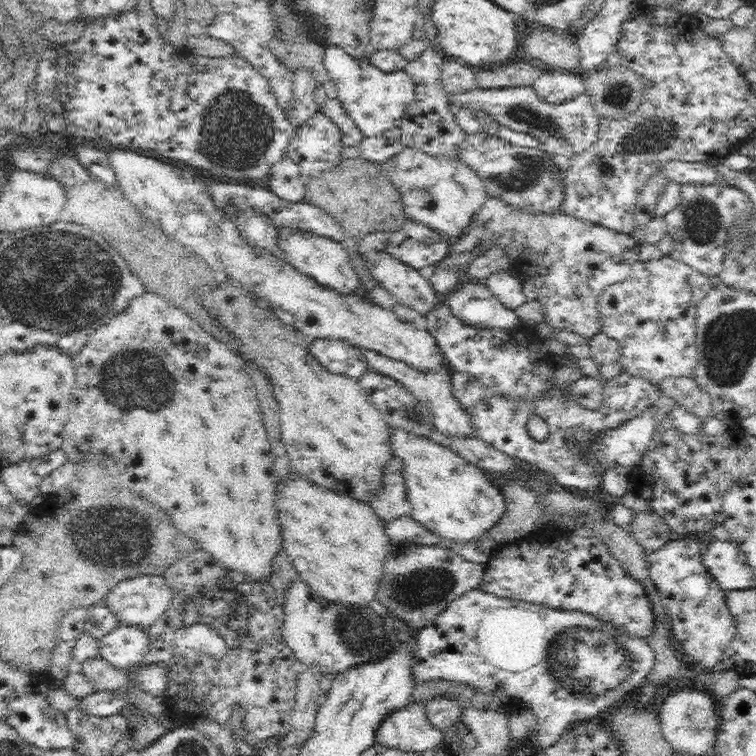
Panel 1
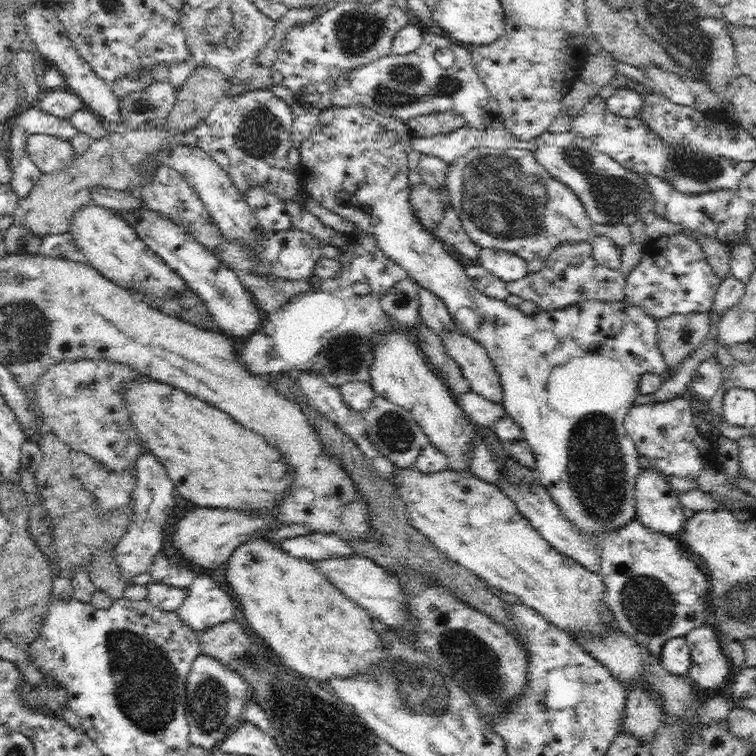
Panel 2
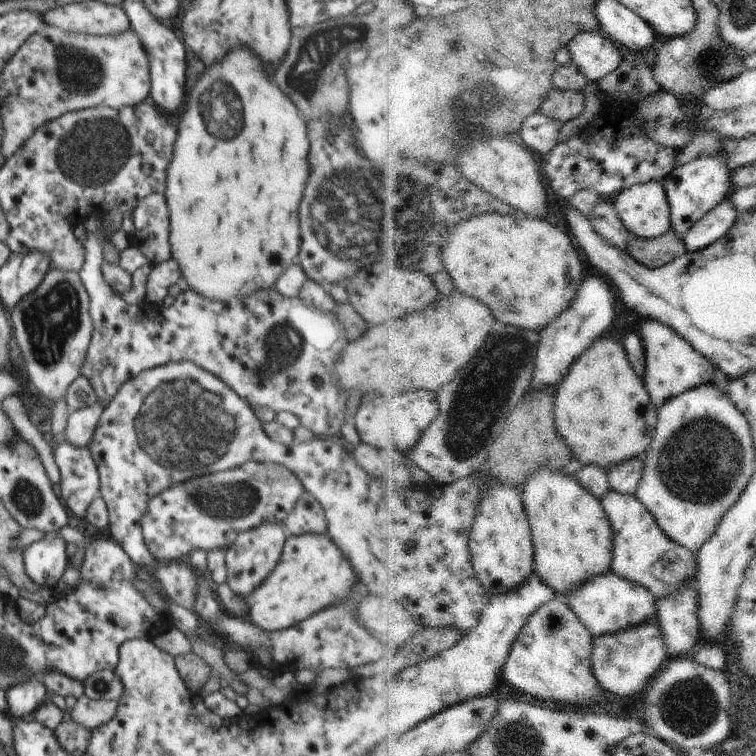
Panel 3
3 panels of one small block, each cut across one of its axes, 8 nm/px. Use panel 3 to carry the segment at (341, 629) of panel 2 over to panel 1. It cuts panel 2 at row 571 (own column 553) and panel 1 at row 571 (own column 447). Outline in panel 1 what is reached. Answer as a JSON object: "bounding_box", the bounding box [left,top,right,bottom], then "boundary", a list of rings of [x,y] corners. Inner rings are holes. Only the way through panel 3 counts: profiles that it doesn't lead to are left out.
{"bounding_box":[60,291,283,580],"boundary":[[[144,291],[141,296],[133,298],[134,307],[126,308],[124,312],[116,314],[110,318],[110,324],[100,326],[94,330],[92,336],[87,336],[82,350],[71,358],[73,366],[74,386],[70,397],[69,422],[63,432],[63,443],[60,449],[65,454],[66,460],[73,463],[89,462],[106,464],[107,472],[116,477],[116,484],[124,484],[132,488],[136,494],[140,494],[146,502],[151,502],[159,506],[174,524],[183,531],[188,540],[195,540],[199,547],[206,550],[217,562],[223,566],[230,566],[234,571],[251,574],[253,578],[260,580],[270,576],[270,562],[272,556],[278,550],[278,544],[283,542],[280,536],[280,522],[276,520],[279,516],[278,504],[276,504],[276,494],[278,494],[279,479],[274,476],[272,466],[274,466],[274,456],[272,456],[273,442],[270,441],[268,430],[262,422],[262,412],[260,412],[260,400],[258,400],[258,388],[248,372],[246,360],[236,354],[234,347],[229,343],[218,340],[210,332],[204,330],[202,324],[198,324],[193,317],[175,306],[165,296],[150,291]]]}

